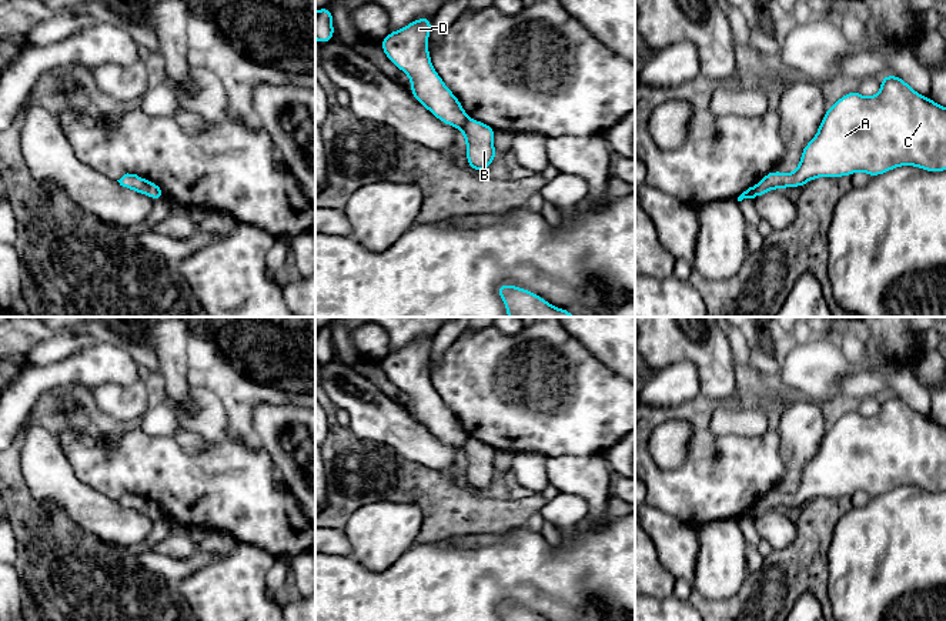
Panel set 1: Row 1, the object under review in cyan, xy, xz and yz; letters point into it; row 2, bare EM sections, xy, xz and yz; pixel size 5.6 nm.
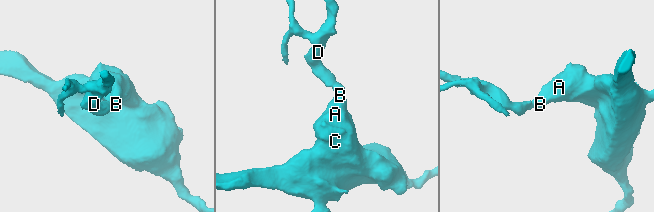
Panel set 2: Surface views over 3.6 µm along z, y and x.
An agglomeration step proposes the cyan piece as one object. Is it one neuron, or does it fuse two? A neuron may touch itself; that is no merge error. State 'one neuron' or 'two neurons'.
two neurons

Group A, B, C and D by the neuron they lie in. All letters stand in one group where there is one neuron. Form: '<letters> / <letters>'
A B C / D

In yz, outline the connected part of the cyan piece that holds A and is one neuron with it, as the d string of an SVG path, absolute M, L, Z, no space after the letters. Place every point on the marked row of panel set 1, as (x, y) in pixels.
M887 74L880 79L880 90L873 97L863 97L858 90L846 93L828 107L816 136L802 148L800 161L793 173L769 171L756 184L756 197L775 188L803 187L818 177L839 178L865 171L872 177L885 174L900 166L915 166L925 171L946 170L946 107L915 91L899 76Z

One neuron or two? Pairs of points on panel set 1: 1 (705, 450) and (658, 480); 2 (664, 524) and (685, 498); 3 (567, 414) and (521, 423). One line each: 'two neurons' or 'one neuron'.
1: one neuron
2: two neurons
3: one neuron

